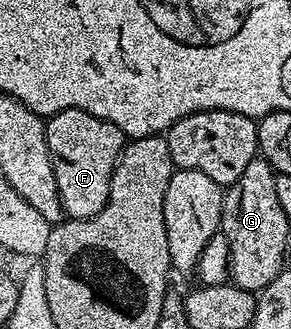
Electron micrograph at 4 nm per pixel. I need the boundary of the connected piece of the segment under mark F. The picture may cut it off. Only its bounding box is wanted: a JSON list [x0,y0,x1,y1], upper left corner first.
[46,108,125,219]

